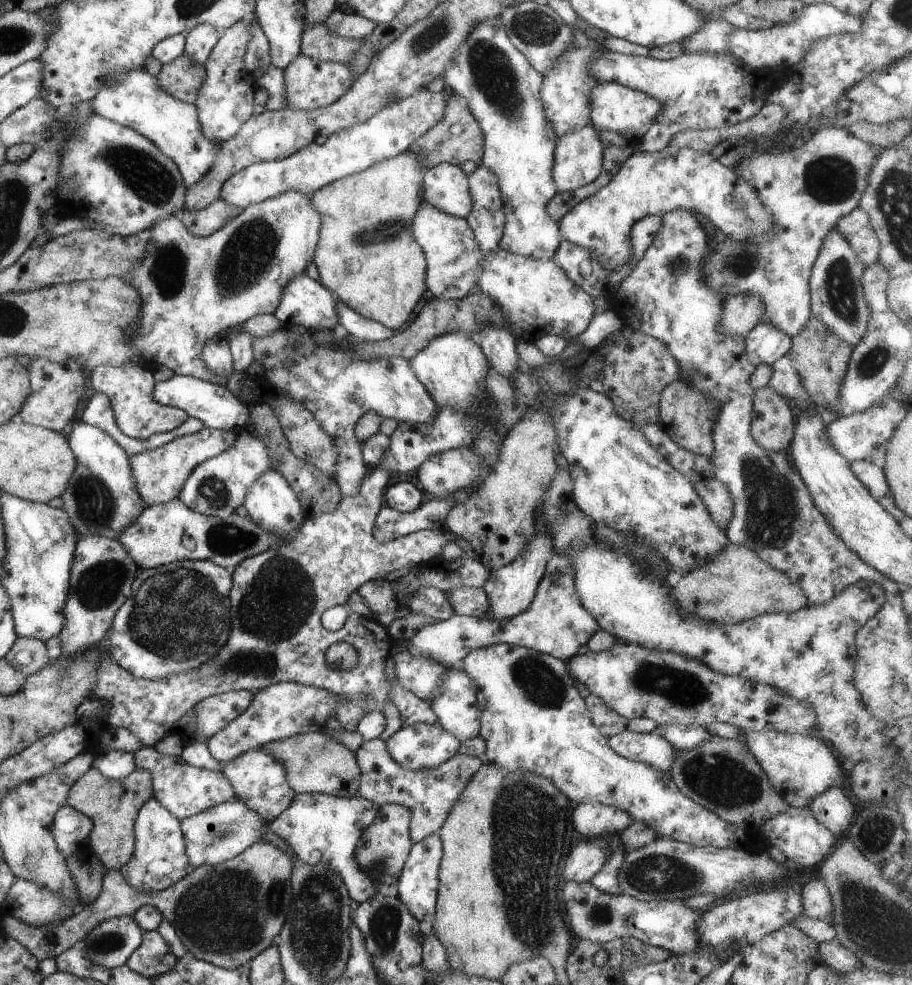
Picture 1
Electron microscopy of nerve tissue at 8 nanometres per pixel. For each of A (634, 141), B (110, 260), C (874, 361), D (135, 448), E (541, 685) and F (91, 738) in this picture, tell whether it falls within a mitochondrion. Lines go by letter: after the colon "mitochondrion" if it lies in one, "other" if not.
A: other
B: mitochondrion
C: mitochondrion
D: other
E: mitochondrion
F: other

